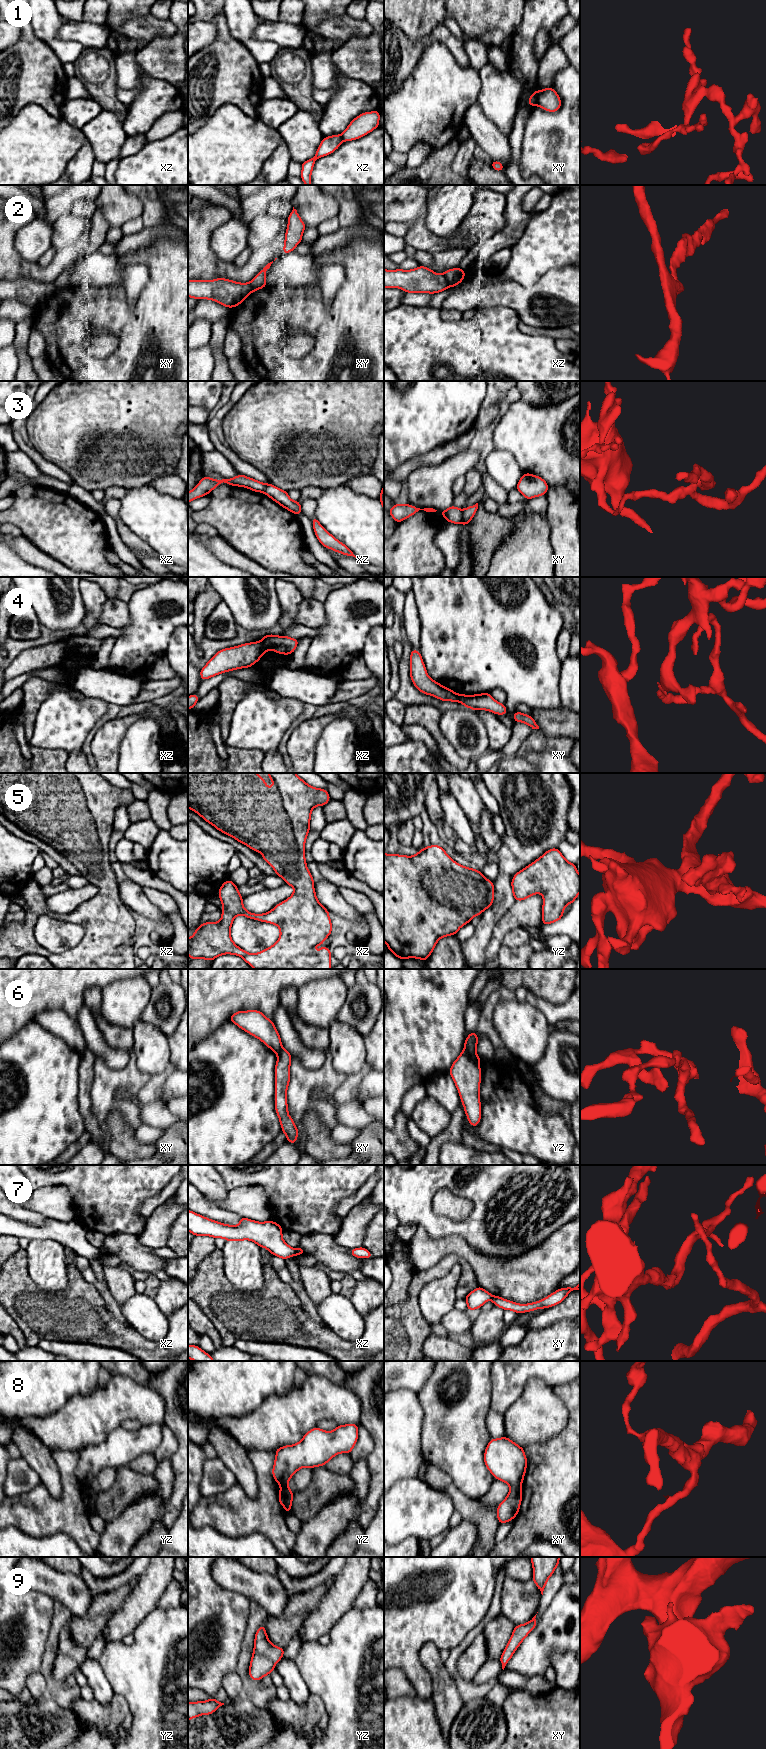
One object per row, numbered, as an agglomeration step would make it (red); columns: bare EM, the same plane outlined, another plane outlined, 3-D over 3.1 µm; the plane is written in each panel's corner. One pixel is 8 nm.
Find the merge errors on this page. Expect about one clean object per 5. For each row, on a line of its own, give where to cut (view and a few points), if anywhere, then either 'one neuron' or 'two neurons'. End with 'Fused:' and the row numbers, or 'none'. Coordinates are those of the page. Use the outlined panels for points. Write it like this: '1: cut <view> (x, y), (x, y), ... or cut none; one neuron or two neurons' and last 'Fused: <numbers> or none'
1: cut xy (538, 91), (536, 104); two neurons
2: cut xz (443, 274), (449, 286); two neurons
3: cut xy (461, 510), (462, 522); two neurons
4: cut xz (260, 641), (268, 648); two neurons
5: cut none; one neuron
6: cut yz (464, 1048), (475, 1051); two neurons
7: cut xz (294, 1249), (297, 1254); two neurons
8: cut xy (510, 1486), (520, 1487); two neurons
9: cut none; one neuron
Fused: 1, 2, 3, 4, 6, 7, 8

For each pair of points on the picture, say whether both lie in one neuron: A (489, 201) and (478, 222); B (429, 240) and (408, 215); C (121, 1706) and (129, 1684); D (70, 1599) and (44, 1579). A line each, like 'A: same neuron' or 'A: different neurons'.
A: same neuron
B: same neuron
C: different neurons
D: same neuron

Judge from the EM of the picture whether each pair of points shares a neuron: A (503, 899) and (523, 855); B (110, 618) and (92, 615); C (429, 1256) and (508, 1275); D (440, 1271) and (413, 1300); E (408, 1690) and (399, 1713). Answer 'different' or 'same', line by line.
A: same
B: different
C: same
D: same
E: different

